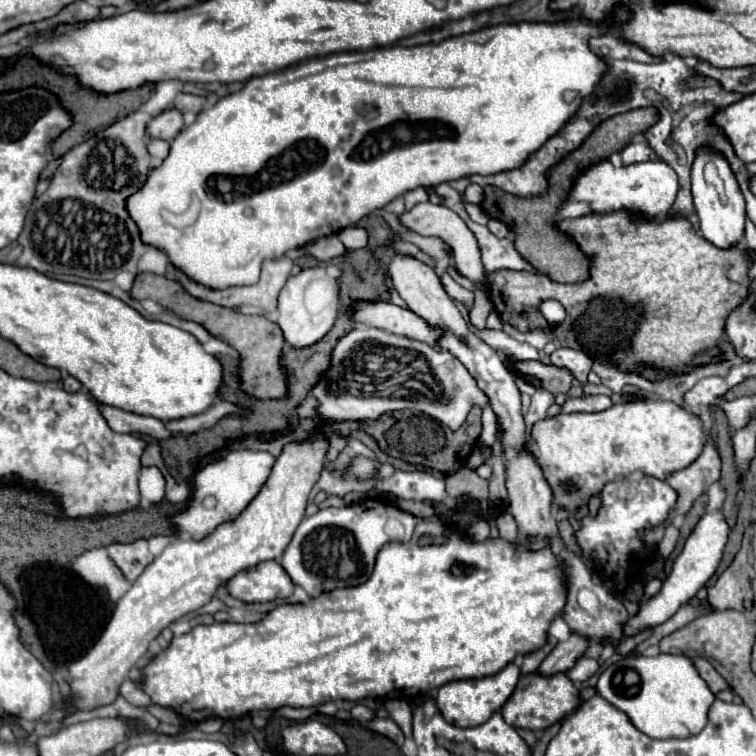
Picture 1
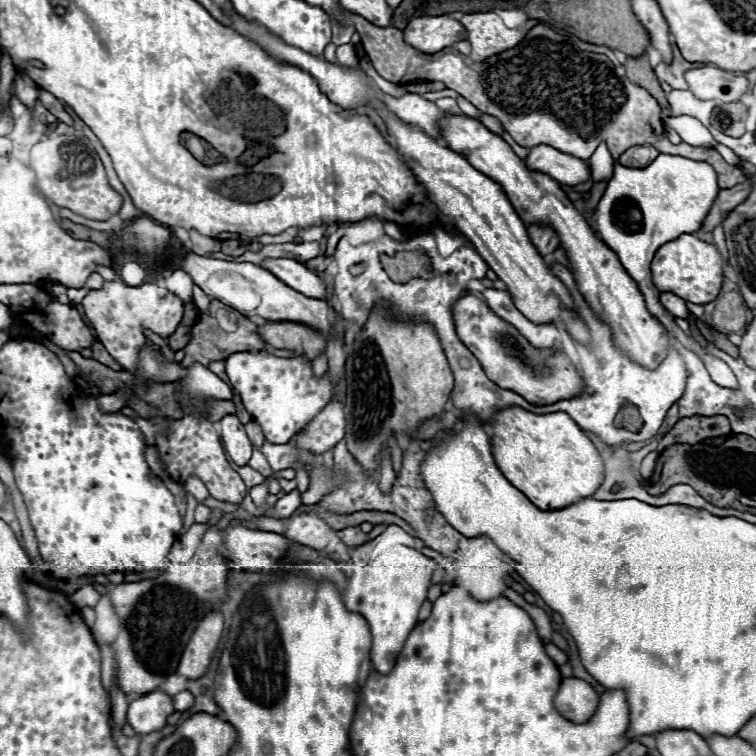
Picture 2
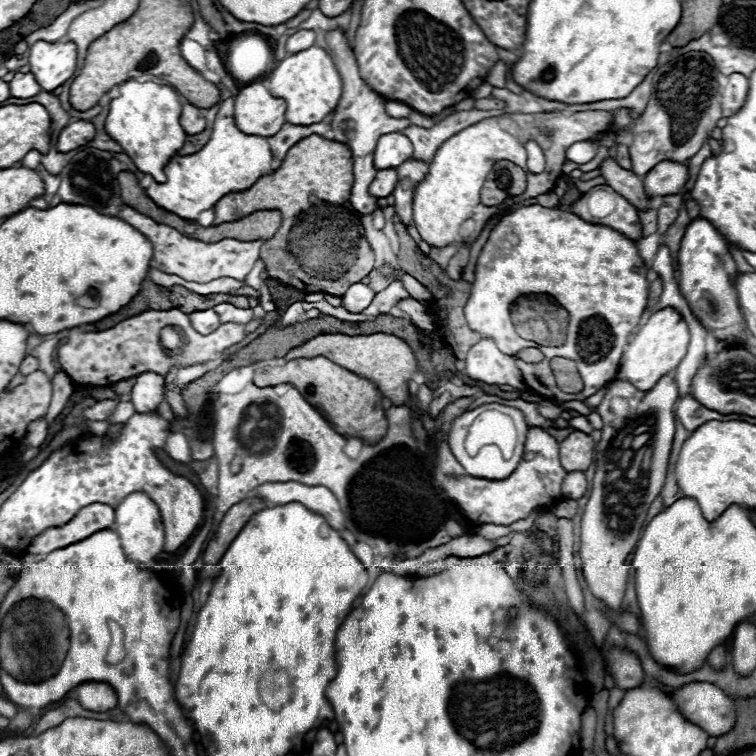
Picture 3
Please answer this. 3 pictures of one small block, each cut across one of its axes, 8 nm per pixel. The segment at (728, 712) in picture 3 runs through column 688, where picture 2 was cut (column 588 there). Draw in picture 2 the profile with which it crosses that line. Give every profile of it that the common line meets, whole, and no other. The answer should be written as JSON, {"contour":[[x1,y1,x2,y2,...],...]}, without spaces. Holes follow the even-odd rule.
{"contour":[[578,678,562,680,562,686,554,698,556,710,564,718,568,718,576,724,588,722,594,716,598,702,600,702,598,692,588,682,578,680]]}

